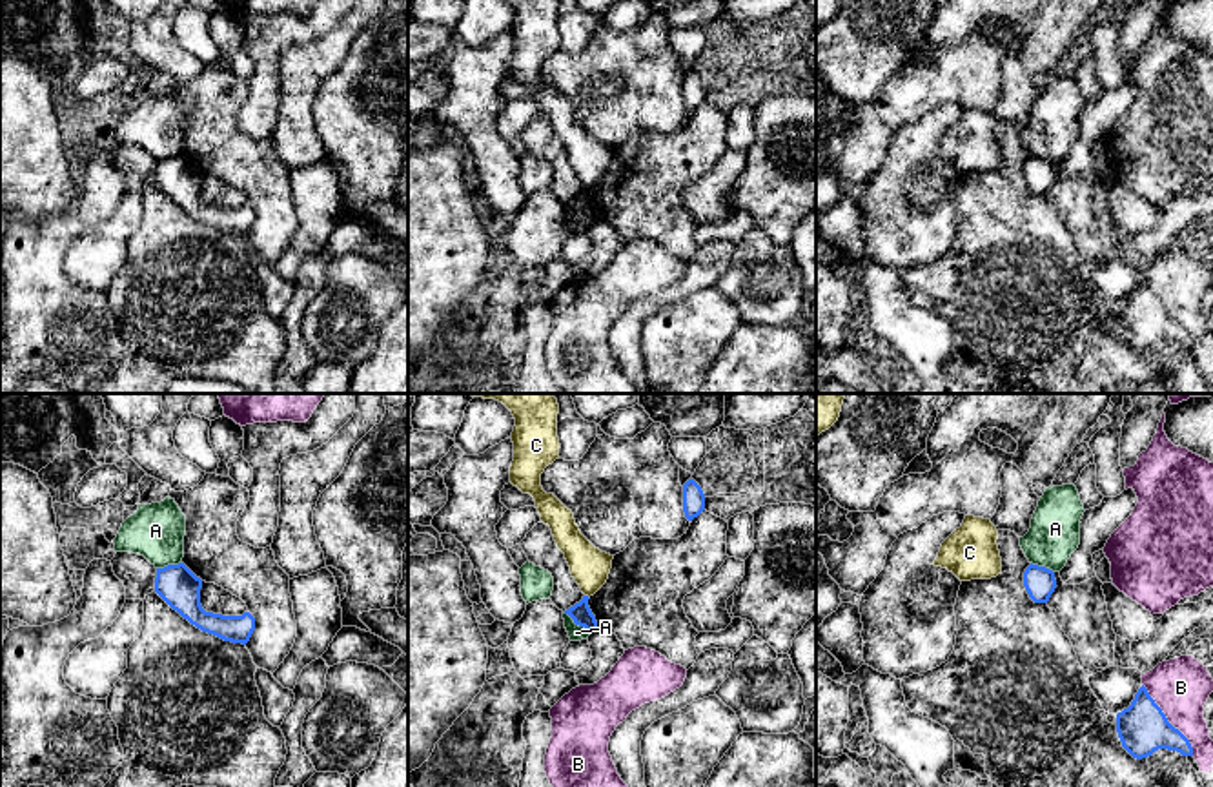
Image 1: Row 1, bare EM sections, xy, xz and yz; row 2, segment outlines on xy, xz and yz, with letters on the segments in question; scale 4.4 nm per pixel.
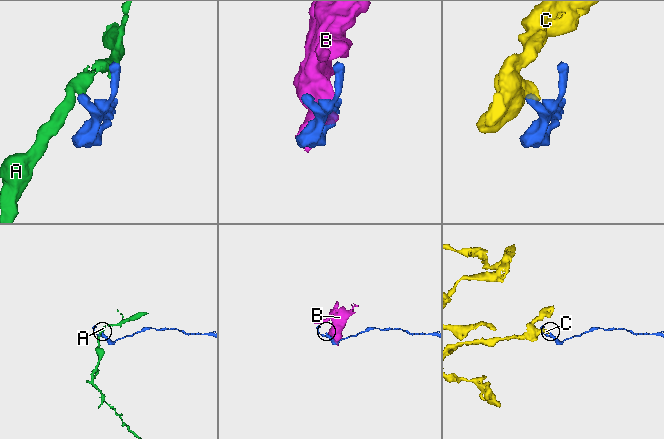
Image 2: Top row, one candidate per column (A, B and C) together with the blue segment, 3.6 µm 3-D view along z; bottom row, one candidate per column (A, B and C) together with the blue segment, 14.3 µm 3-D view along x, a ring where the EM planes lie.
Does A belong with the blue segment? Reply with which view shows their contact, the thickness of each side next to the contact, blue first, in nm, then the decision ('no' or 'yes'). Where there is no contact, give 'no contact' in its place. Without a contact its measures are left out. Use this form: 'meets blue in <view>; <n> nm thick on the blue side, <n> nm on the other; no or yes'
meets blue in xz; 90 nm thick on the blue side, 70 nm on the other; no

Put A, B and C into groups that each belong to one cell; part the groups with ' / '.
A / B / C

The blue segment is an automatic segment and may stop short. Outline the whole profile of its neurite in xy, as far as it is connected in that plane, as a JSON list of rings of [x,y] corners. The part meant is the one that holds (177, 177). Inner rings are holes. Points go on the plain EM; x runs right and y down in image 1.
[[[184,155],[157,160],[155,184],[184,211],[224,233],[246,237],[255,222],[255,210],[250,204],[242,208],[222,208],[206,204],[200,197],[202,171]]]

